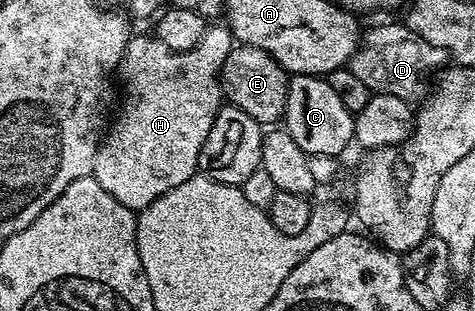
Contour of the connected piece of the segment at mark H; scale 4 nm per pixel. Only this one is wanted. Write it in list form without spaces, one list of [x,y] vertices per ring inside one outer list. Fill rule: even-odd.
[[[134,35],[130,39],[119,65],[119,76],[125,79],[125,101],[121,104],[121,113],[118,114],[117,121],[115,121],[115,116],[115,119],[108,125],[107,131],[104,133],[101,145],[98,146],[97,153],[95,154],[95,162],[93,163],[93,171],[91,173],[93,179],[99,182],[99,186],[103,186],[103,190],[107,190],[107,194],[111,194],[111,198],[123,202],[123,206],[140,210],[147,207],[151,202],[155,202],[163,194],[170,192],[175,186],[187,182],[195,175],[199,150],[203,150],[203,142],[207,142],[207,134],[211,134],[211,122],[215,122],[217,112],[223,106],[220,78],[223,62],[227,62],[225,52],[194,52],[193,49],[186,52],[176,52],[175,50],[157,52],[157,39],[152,35]]]

